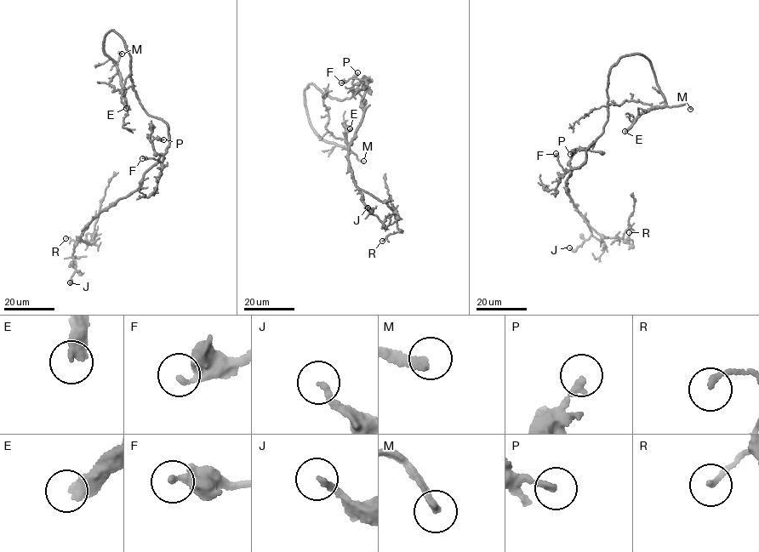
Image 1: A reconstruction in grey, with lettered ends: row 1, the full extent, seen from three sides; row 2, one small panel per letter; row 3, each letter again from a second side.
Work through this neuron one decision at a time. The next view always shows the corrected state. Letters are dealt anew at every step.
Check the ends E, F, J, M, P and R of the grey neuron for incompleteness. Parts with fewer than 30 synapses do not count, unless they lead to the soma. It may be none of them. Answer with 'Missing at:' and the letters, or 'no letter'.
Missing at: E, J, M

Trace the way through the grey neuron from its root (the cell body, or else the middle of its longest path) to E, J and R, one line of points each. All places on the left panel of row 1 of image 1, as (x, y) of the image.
E: (156, 117), (148, 114), (138, 99), (130, 55), (113, 30), (105, 36), (105, 54), (121, 74), (126, 108)
J: (156, 117), (168, 126), (166, 153), (145, 173), (139, 188), (93, 219), (74, 245), (70, 282)
R: (156, 117), (169, 141), (140, 186), (93, 219), (80, 237), (90, 242), (93, 233), (65, 238)

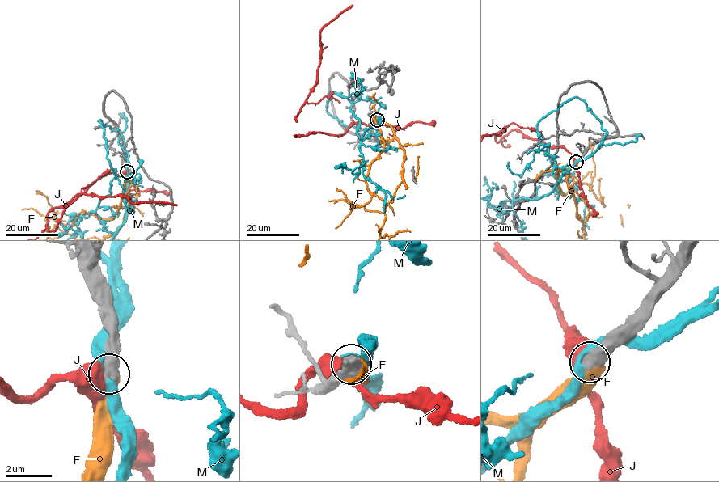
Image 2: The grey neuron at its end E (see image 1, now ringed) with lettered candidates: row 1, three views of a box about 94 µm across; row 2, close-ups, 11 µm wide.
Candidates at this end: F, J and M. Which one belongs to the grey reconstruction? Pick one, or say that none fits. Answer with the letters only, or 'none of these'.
F

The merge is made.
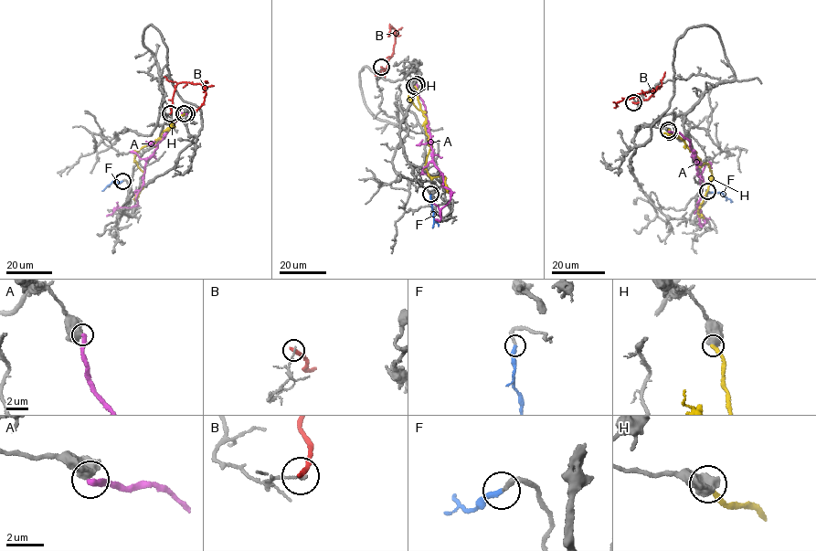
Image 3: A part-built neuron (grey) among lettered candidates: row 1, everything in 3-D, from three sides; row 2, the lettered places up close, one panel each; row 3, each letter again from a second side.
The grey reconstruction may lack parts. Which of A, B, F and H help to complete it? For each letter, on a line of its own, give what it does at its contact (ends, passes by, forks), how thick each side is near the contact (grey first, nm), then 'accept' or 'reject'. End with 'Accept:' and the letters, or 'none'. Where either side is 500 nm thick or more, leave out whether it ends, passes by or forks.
A: calibres 750 and 360 nm; reject
B: it ends; calibres 130 and 280 nm; reject
F: it ends; calibres 200 and 320 nm; accept
H: calibres 750 and 280 nm; reject
Accept: F

